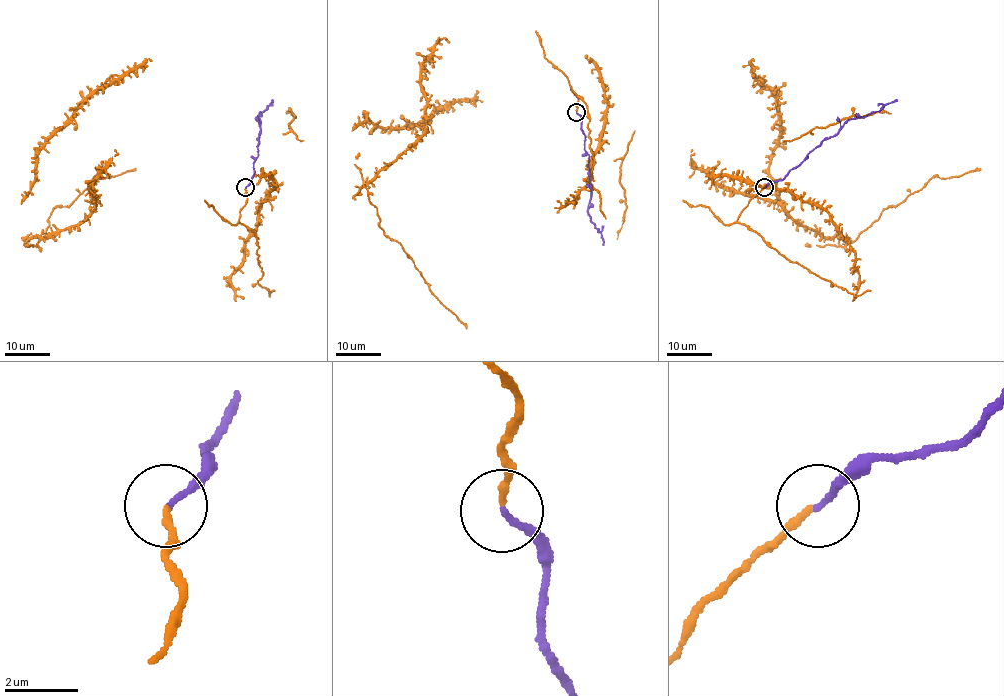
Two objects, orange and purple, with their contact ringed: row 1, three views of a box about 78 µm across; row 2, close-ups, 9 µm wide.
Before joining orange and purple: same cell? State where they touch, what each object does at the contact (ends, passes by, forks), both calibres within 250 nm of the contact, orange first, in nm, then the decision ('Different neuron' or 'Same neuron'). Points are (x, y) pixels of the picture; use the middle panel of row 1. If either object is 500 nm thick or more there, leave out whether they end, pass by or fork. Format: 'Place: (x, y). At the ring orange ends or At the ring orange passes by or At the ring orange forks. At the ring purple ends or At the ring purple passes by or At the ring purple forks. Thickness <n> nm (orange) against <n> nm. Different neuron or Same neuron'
Place: (576, 112). At the ring orange ends. At the ring purple ends. Thickness 200 nm (orange) against 170 nm. Same neuron

